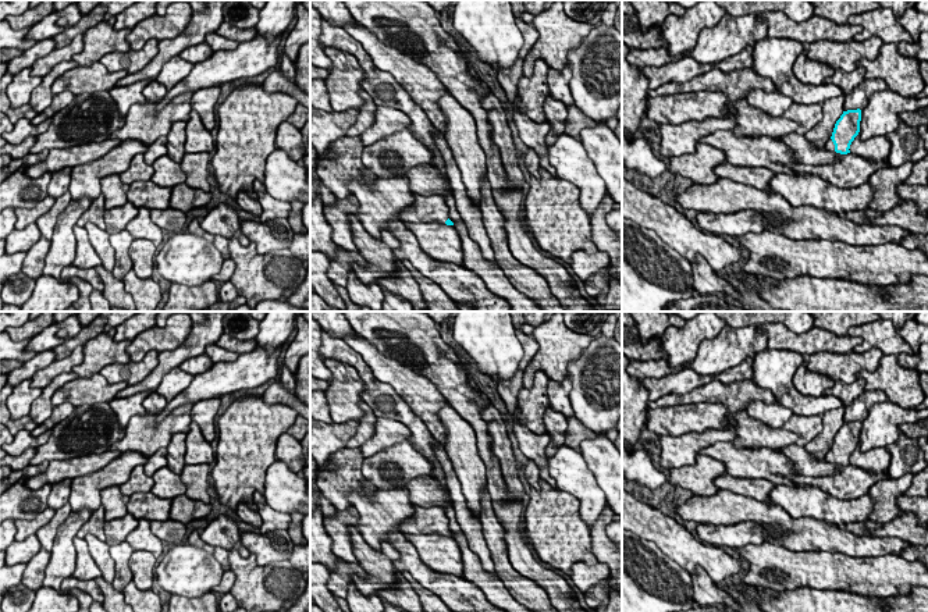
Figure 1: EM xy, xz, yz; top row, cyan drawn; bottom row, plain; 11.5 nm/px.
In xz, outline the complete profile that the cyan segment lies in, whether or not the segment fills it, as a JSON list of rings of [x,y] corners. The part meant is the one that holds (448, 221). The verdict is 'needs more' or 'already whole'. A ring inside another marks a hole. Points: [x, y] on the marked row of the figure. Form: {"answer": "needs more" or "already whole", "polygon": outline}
{"answer": "needs more", "polygon": [[[415,193],[415,203],[399,211],[403,223],[433,223],[454,225],[449,220],[449,209],[444,196],[420,196]]]}

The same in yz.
{"answer": "needs more", "polygon": [[[861,110],[843,111],[836,121],[831,139],[825,149],[840,154],[850,153],[850,145],[860,132]]]}

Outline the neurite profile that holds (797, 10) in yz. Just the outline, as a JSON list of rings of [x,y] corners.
[[[714,0],[732,17],[785,13],[796,22],[807,21],[814,15],[814,4],[808,0]]]

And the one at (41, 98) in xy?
[[[72,60],[63,61],[54,65],[51,71],[42,78],[40,85],[32,90],[28,104],[38,113],[42,113],[46,107],[51,104],[54,96],[51,92],[51,85],[54,83],[54,81],[65,71],[72,70],[75,67],[78,67],[78,63]]]

